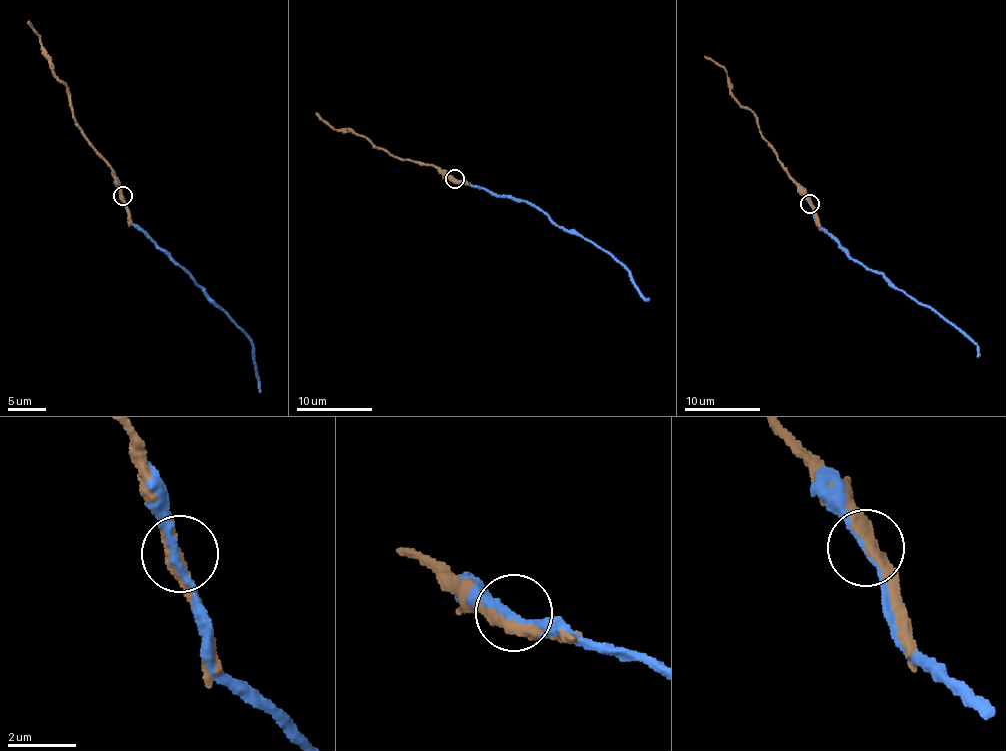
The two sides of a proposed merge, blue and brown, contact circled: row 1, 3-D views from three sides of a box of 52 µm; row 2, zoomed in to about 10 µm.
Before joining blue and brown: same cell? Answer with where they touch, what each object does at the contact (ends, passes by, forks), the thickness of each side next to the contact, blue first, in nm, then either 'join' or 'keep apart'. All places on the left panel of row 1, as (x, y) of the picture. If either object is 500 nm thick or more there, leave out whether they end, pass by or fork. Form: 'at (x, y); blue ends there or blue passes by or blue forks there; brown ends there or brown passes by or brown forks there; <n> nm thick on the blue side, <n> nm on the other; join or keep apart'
at (123, 196); blue passes by; brown passes by; 170 nm thick on the blue side, 380 nm on the other; join

